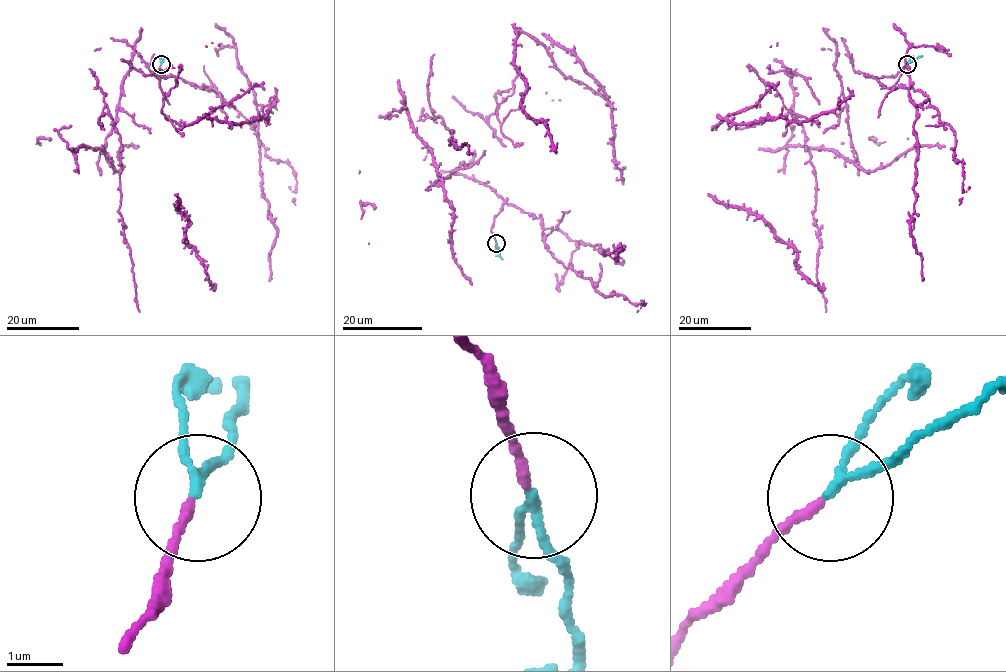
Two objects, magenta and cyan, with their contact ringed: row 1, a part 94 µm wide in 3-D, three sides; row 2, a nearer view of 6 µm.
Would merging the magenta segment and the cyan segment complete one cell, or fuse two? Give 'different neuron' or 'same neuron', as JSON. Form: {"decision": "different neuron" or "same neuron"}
{"decision": "same neuron"}

